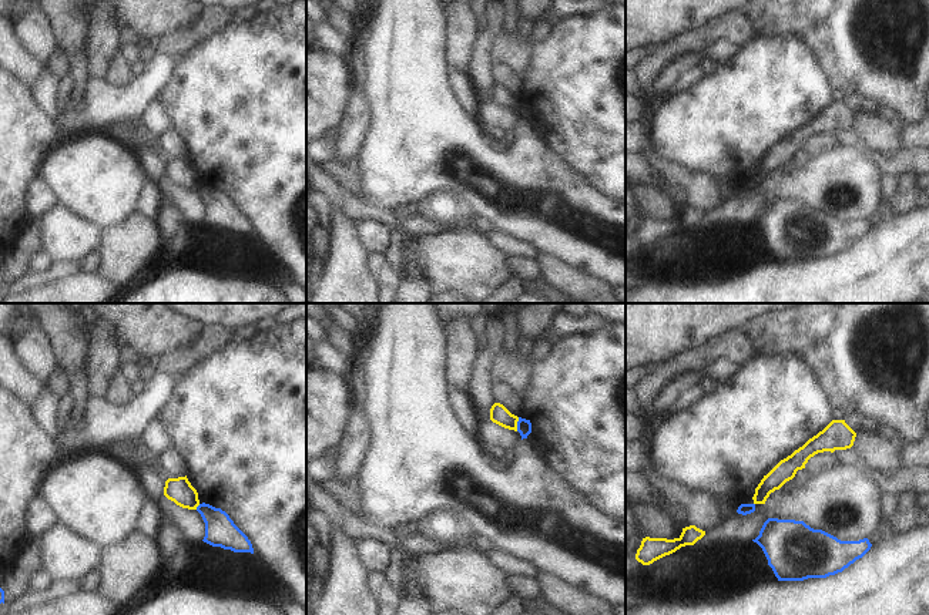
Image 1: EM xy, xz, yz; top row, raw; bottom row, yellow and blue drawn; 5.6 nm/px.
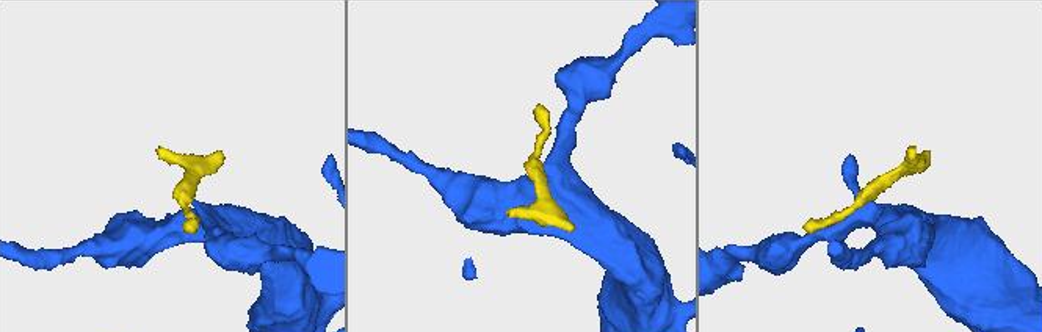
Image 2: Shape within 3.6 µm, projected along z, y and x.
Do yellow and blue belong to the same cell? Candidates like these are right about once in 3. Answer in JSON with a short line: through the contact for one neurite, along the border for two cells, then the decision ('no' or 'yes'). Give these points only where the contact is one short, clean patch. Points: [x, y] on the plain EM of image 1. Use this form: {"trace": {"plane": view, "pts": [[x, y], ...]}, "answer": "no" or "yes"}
{"trace": {"plane": "xz", "pts": [[519, 98], [516, 111]]}, "answer": "no"}

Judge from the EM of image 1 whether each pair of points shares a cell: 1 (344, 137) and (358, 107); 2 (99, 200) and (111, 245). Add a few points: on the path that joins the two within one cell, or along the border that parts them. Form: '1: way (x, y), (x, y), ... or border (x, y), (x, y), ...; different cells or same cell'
1: way (351, 130), (356, 114); same cell
2: border (136, 209), (103, 229); different cells

